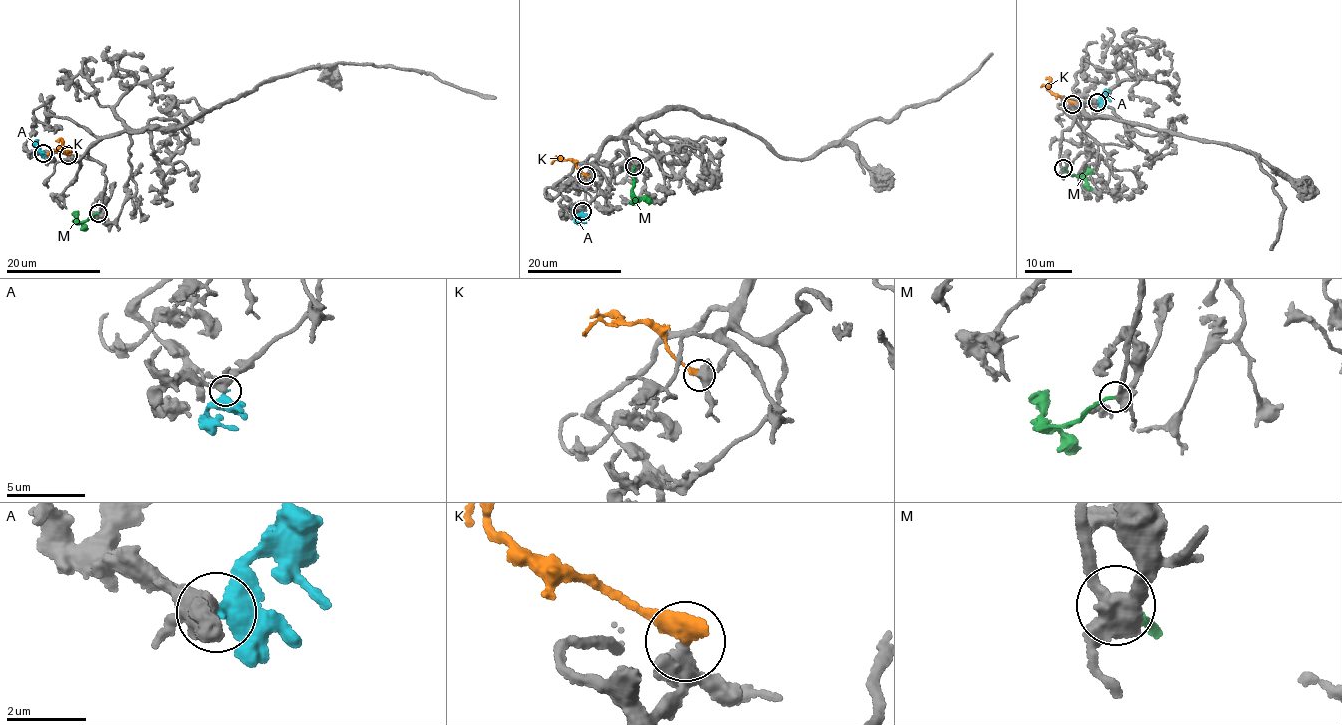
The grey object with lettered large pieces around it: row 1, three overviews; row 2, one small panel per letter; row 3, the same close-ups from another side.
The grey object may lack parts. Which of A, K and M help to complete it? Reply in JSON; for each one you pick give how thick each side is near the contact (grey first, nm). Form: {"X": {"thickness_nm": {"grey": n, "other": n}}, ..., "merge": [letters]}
{"M": {"thickness_nm": {"grey": 420, "other": 190}}, "merge": ["M"]}

